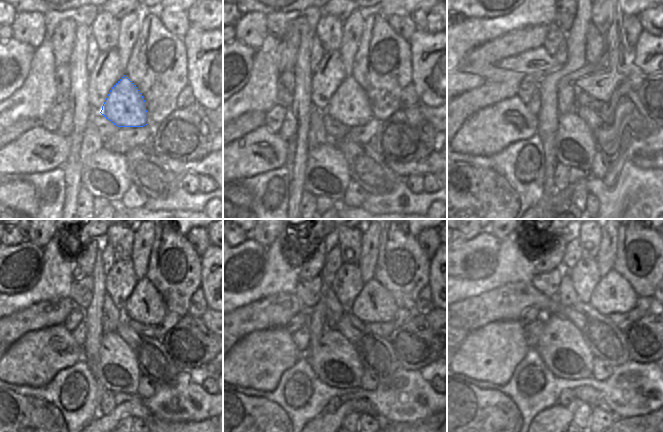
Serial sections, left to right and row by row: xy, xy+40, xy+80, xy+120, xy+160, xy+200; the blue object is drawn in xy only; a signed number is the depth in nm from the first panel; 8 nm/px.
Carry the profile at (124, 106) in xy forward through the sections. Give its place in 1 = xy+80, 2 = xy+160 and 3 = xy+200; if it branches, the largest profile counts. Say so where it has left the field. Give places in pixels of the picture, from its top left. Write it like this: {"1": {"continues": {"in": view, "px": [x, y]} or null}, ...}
{"1": {"continues": {"in": "xy+80", "px": [590, 86]}}, "2": {"continues": {"in": "xy+160", "px": [374, 304]}}, "3": {"continues": {"in": "xy+200", "px": [612, 294]}}}

